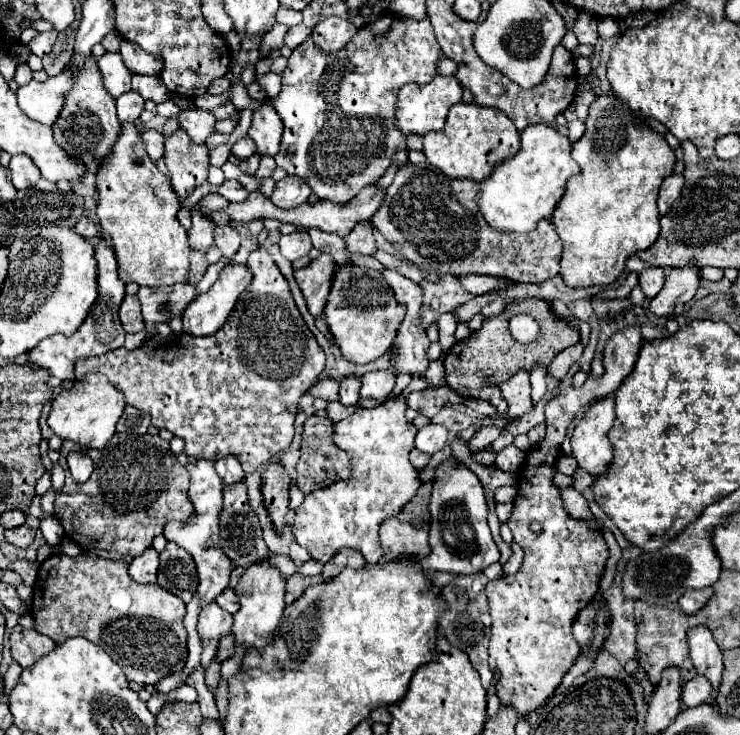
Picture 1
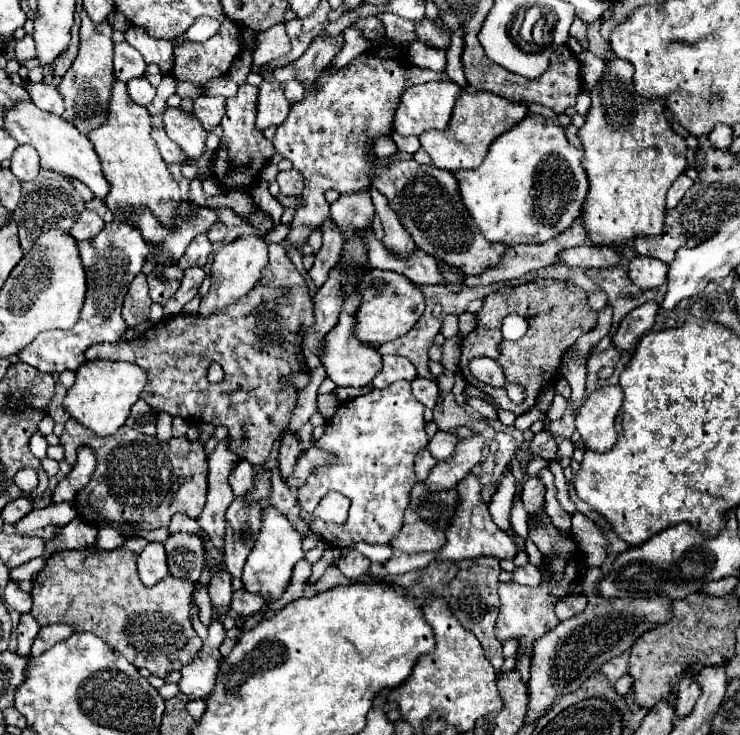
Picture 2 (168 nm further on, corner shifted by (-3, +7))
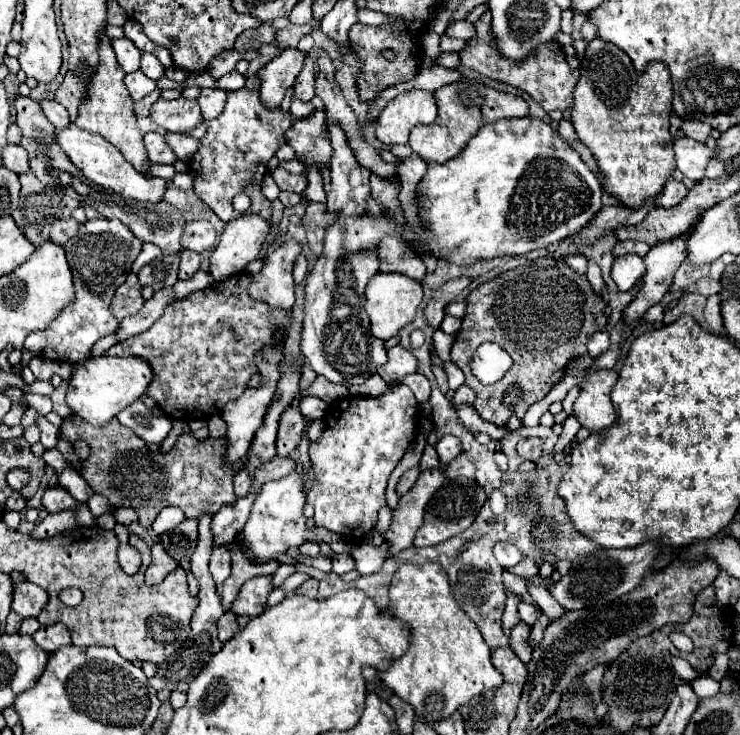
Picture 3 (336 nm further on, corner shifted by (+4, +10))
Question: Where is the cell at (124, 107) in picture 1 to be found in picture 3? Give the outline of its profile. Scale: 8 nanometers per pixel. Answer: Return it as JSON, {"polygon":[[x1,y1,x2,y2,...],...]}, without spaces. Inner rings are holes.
{"polygon":[[131,72,131,74,127,74,125,76,125,86,127,86,127,90,129,90,129,94,131,94,131,98,137,102,137,100,143,100,147,94,151,94,155,88,157,88,157,84,153,82,153,80,149,80,143,72]]}

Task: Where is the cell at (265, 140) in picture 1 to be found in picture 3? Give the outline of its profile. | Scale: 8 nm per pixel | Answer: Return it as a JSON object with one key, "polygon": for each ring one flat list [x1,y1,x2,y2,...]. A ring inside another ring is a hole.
{"polygon":[[285,48,257,72,257,78,261,80,259,94,265,108,277,110,281,106,285,92,291,88,297,74,301,72,303,60,305,60,303,52,295,48]]}

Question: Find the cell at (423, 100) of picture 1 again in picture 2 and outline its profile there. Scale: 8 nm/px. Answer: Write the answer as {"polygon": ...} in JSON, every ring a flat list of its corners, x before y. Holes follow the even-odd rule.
{"polygon":[[430,81,430,83,406,89,402,93,398,109,394,113,394,131,404,137,408,137,408,135,418,137,420,133,424,133,428,129,444,129,450,121,458,91,460,91,460,87,450,81]]}

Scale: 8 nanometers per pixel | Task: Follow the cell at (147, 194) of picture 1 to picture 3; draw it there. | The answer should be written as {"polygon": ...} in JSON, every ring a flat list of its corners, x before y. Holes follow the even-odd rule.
{"polygon":[[101,34,101,42,99,42,99,68,91,80,91,88,87,92,87,100,83,102,83,106,79,108,79,116,75,120,75,124,87,132,99,134,103,136,107,142,111,142,121,154,123,158,141,174,151,178,151,170,149,170,149,158,143,146,143,134,137,128,137,116,133,110,133,100,129,98,129,92,123,84,125,72,119,68,117,60,115,60,115,52,111,48,111,40]]}

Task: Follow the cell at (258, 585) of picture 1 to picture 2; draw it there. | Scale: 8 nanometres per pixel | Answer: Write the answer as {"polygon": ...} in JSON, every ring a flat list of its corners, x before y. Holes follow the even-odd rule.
{"polygon":[[274,507,262,509,262,527,254,543,252,553,246,561,246,571,242,573,242,583,250,593,260,593,266,599,280,599,288,587,294,563,302,559,302,537,294,529,292,521]]}

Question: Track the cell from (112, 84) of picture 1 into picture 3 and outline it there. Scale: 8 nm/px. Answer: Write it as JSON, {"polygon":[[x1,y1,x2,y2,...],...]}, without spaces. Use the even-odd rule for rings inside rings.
{"polygon":[[125,38,111,40,111,46,113,46,115,54,117,54,119,66,121,66,125,72,135,72,135,70,139,70,141,50,139,50,131,40,125,40]]}

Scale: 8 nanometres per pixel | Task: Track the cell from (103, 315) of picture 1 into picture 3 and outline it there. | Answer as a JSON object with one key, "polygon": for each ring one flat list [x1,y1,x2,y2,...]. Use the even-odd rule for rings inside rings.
{"polygon":[[87,220,81,224,77,236,69,240,63,248,67,252,67,262,73,272,75,302,67,306,59,318,45,330,31,332,25,338,23,348,35,352,33,356,43,356,61,362,85,362,91,354,93,344,117,330,119,320,111,314,111,300,115,290,127,280,135,258,141,252,141,240,121,220]]}

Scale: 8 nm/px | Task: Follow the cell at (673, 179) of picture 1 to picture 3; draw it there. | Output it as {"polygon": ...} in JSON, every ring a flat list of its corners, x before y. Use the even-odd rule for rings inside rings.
{"polygon":[[669,178,667,184,665,184,665,188,663,188,663,192,661,192,661,196,659,196,659,206,663,206,663,208,673,208,673,206,677,206,685,196,687,196,685,184,679,182,679,180,675,180,675,178]]}

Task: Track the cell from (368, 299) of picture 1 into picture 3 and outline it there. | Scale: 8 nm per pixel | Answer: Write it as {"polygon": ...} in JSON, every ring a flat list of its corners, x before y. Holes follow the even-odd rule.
{"polygon":[[377,272,377,276,373,276,365,288,365,310,371,318,371,334,381,340,389,340,391,336,395,336,401,328,413,322,421,298,423,298,423,290,417,280,403,274]]}

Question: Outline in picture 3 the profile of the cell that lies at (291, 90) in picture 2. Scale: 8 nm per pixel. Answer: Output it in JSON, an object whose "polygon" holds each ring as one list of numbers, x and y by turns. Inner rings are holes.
{"polygon":[[297,96,291,98,291,116,295,120,299,120,301,116,309,116,309,112,313,112,313,106,309,102,303,102]]}

